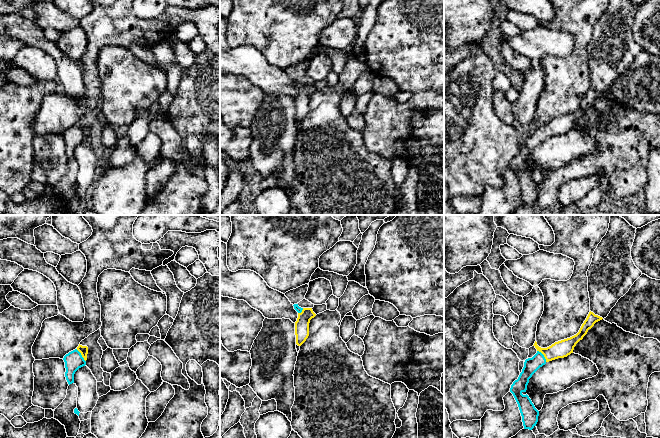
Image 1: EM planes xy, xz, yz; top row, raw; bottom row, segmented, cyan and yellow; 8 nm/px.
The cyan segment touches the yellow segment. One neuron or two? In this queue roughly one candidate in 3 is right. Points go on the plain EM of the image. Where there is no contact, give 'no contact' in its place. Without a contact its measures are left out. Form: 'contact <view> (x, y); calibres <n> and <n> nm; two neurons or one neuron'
contact yz (543, 131); calibres 120 and 140 nm; one neuron

